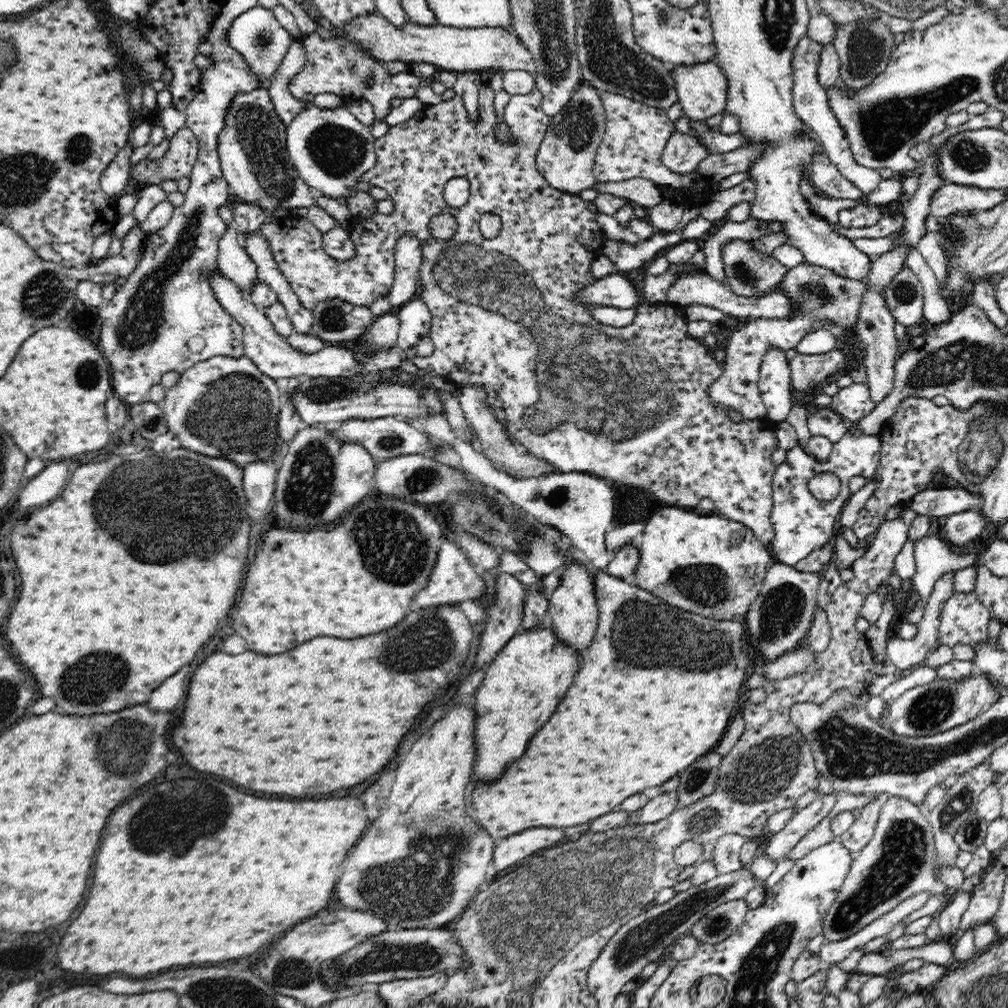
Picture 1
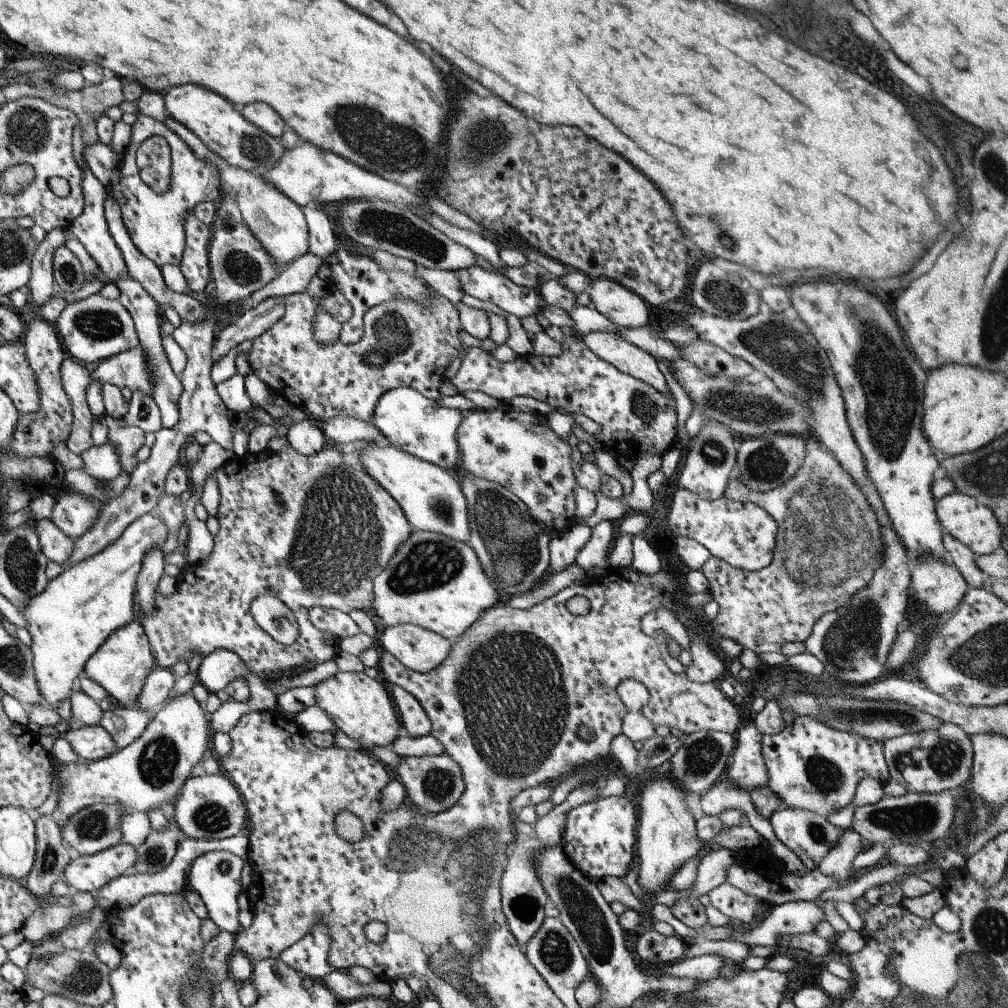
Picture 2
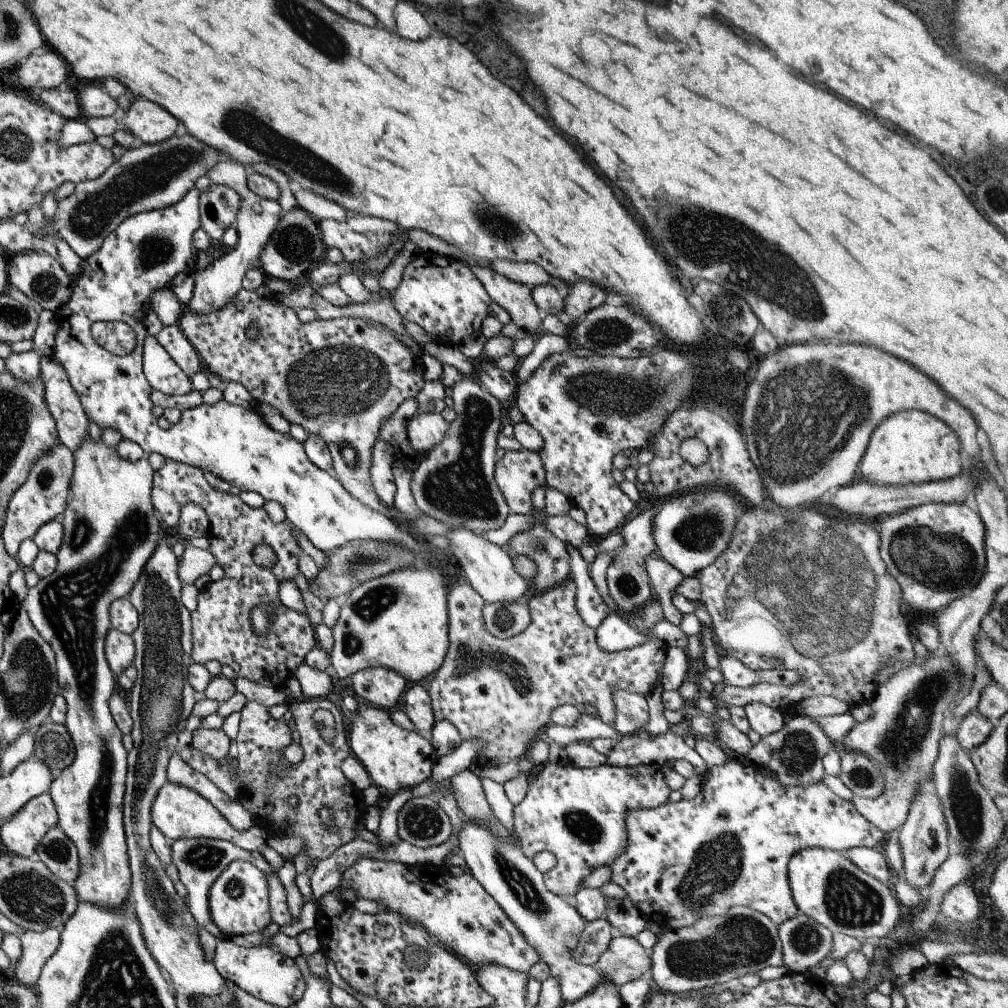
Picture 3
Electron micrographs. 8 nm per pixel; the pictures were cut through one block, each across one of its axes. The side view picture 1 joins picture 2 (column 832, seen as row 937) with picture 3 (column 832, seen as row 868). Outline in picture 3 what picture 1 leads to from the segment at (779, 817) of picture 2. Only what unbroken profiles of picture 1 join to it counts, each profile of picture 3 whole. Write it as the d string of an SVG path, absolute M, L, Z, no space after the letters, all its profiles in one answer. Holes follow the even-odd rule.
M819 847L801 849L789 857L786 869L790 895L798 912L815 919L833 935L844 934L874 942L900 919L890 884L868 875L840 851Z

